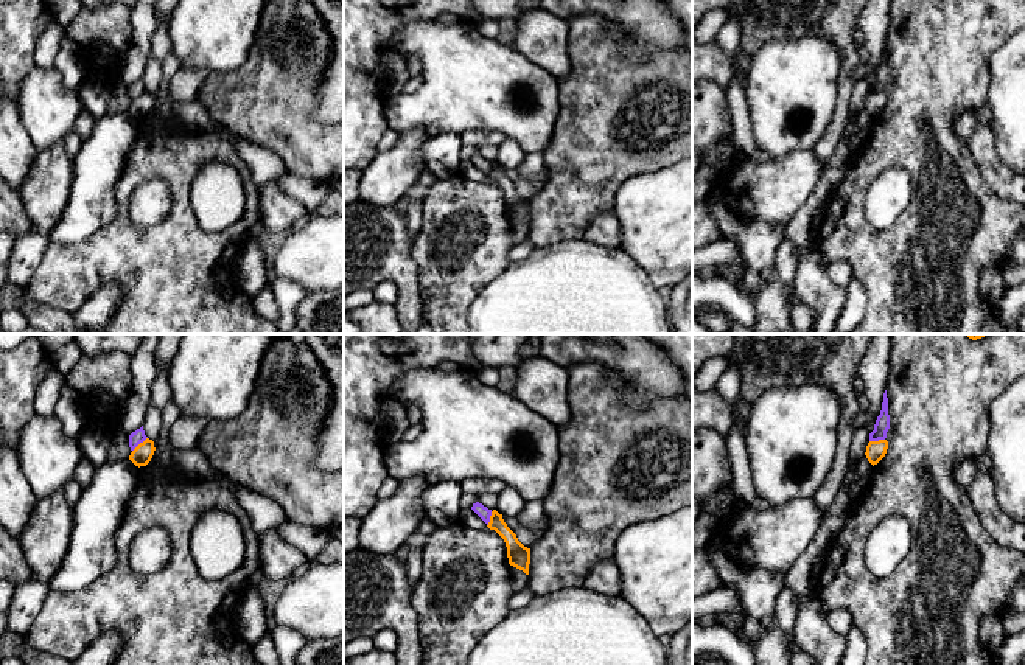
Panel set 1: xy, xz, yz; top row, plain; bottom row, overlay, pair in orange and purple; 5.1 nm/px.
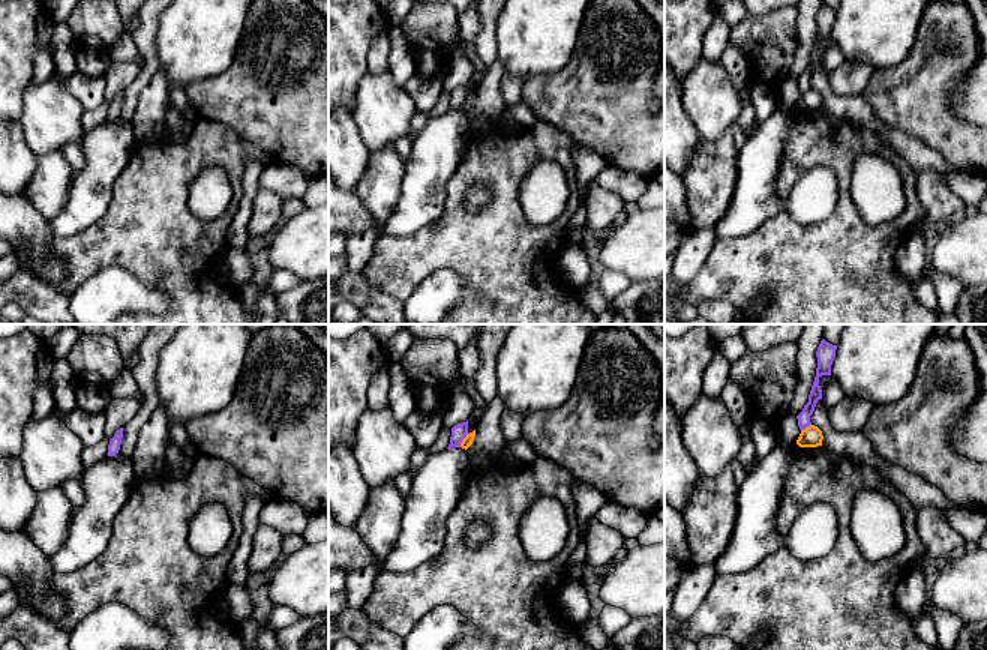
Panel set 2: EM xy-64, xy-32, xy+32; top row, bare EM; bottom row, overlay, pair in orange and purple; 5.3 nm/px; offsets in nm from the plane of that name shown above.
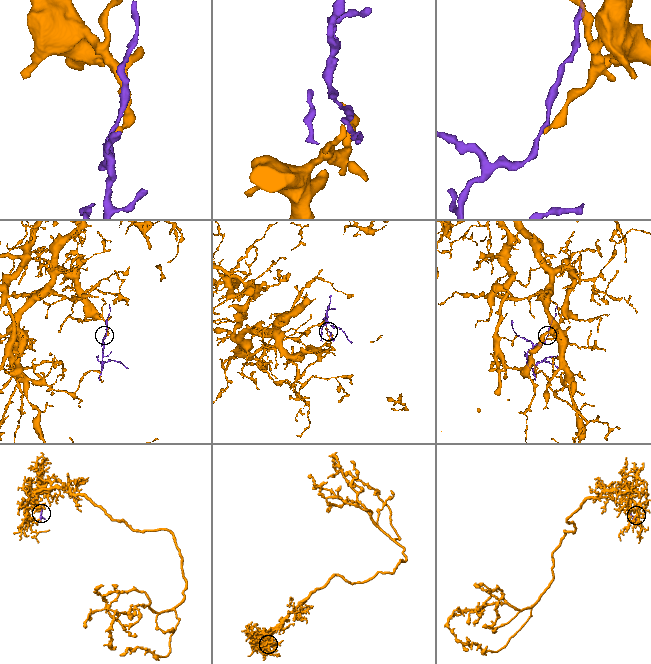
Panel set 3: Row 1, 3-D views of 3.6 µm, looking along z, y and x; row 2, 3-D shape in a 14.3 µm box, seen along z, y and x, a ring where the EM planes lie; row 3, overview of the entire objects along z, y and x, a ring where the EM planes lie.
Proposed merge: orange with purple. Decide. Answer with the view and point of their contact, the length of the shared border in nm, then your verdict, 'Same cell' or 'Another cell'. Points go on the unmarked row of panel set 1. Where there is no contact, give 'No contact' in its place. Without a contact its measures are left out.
Touches orange at xy (139, 97). Shared border 110 nm. Another cell

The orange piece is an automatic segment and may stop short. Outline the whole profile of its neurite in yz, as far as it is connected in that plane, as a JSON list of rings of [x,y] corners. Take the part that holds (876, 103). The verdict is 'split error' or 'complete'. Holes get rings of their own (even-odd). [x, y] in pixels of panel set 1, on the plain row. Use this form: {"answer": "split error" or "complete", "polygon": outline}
{"answer": "complete", "polygon": [[[887,92],[869,93],[865,107],[868,113],[874,118],[885,109],[887,101],[888,101]]]}

